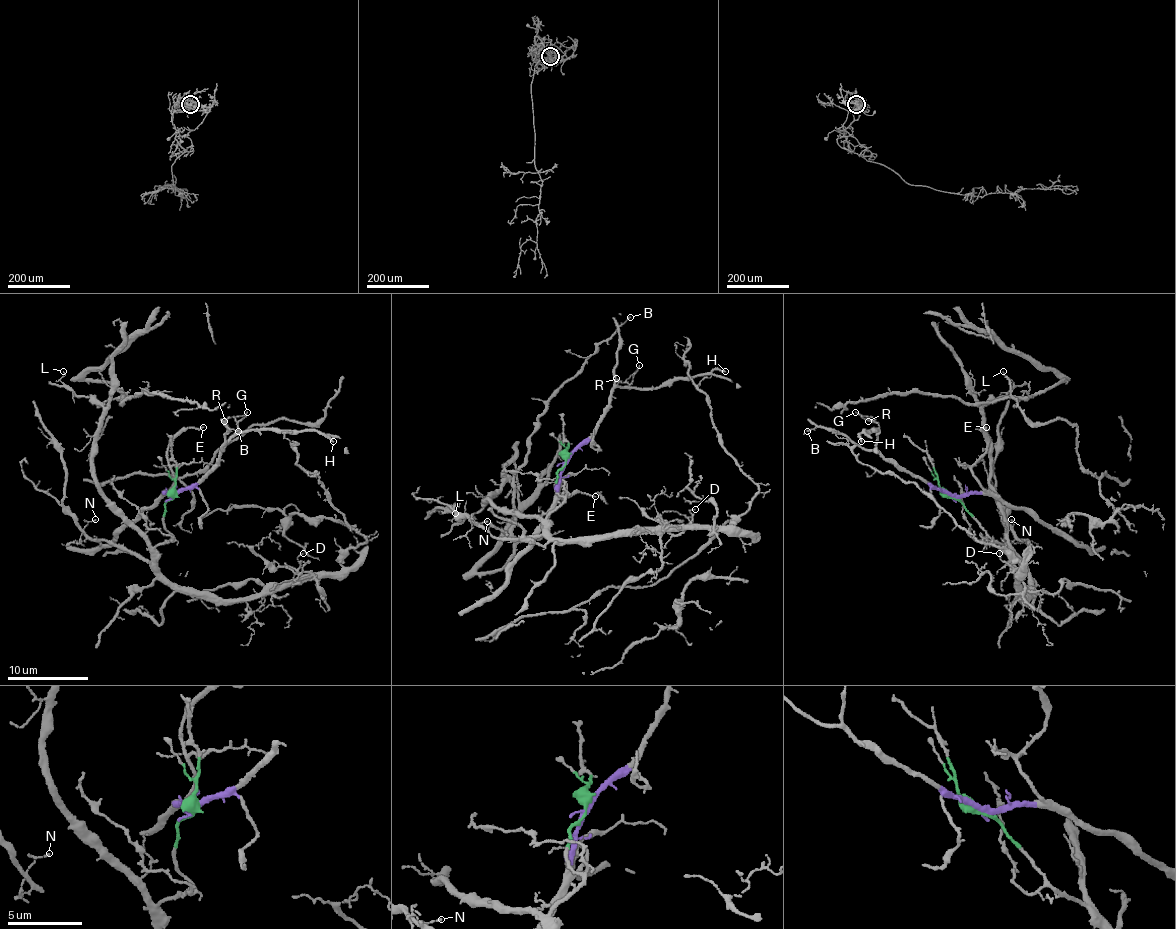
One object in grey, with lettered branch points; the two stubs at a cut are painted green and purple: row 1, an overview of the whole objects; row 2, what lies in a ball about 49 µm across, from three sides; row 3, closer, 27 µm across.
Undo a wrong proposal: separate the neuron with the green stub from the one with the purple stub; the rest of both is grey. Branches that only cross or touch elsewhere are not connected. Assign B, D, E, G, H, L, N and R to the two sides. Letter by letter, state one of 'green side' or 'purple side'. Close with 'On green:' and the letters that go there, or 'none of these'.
B: purple side
D: green side
E: purple side
G: purple side
H: purple side
L: green side
N: green side
R: purple side
On green: D, L, N

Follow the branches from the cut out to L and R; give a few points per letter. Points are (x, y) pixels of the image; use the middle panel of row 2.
L: (565, 460), (555, 481), (563, 501), (545, 517), (486, 501), (496, 493), (460, 521), (451, 521), (455, 513)
R: (567, 460), (594, 432), (616, 387), (630, 387), (616, 379)

